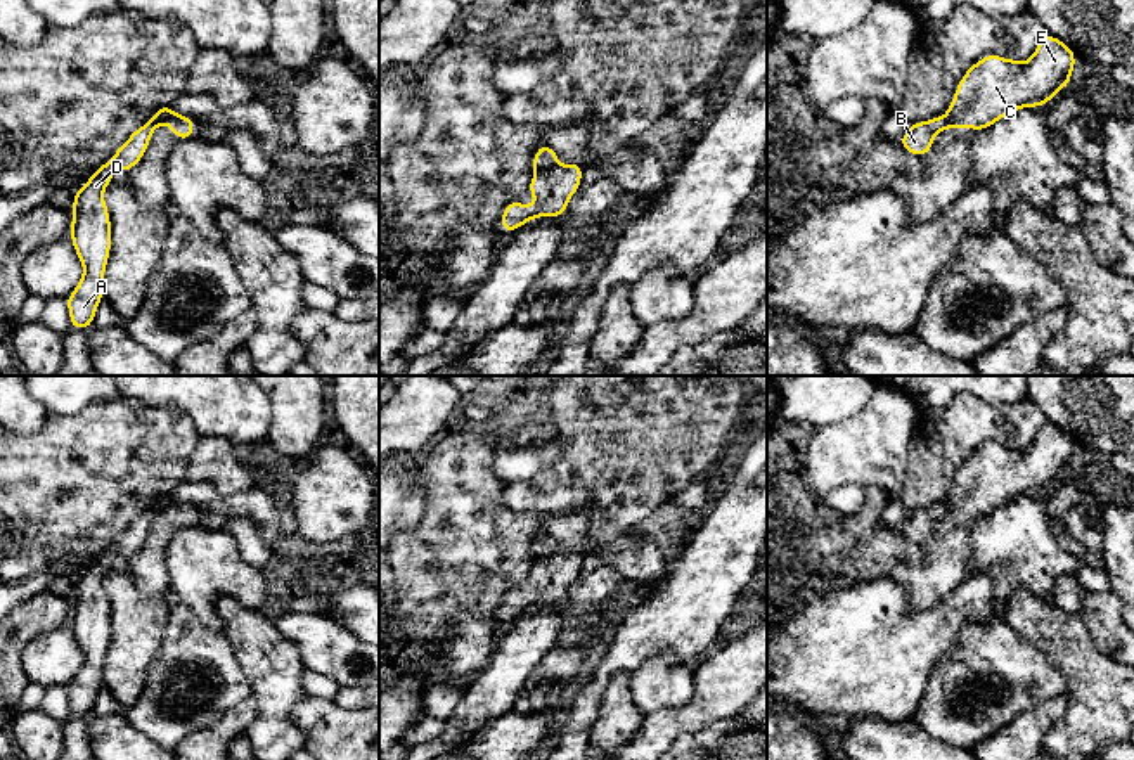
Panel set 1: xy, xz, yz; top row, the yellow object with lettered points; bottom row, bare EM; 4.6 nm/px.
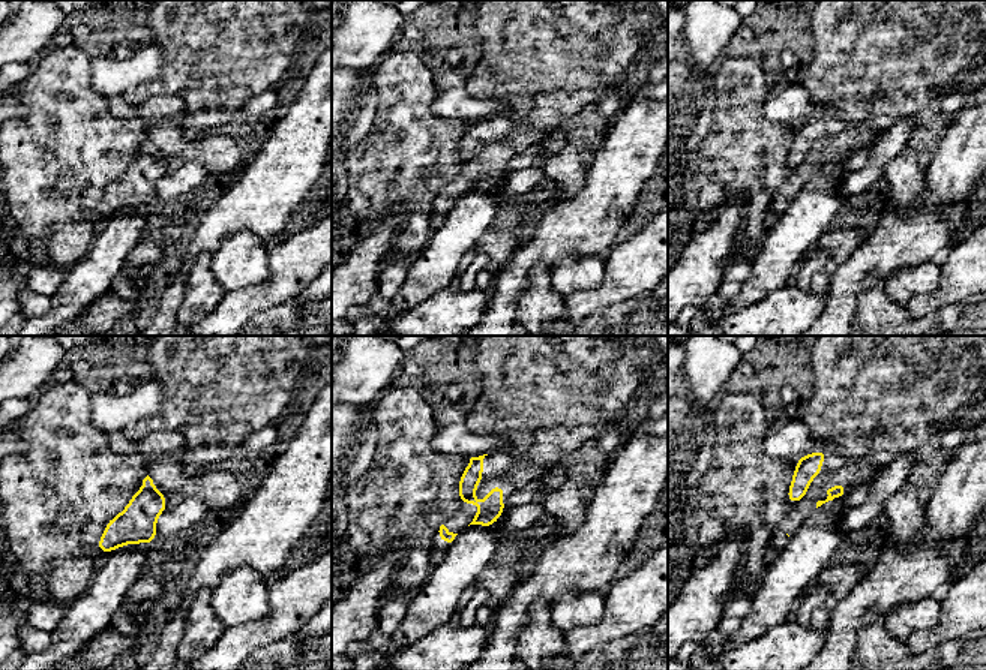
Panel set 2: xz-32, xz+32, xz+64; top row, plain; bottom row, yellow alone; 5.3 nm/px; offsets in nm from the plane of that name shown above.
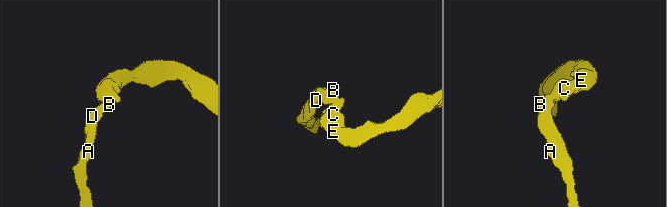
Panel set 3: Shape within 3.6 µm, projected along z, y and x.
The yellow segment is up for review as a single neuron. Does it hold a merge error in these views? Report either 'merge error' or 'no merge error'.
merge error

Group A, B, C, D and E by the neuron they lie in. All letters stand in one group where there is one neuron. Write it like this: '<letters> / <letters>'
A B D / C E

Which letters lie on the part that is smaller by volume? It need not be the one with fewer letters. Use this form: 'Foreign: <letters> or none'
Foreign: C, E

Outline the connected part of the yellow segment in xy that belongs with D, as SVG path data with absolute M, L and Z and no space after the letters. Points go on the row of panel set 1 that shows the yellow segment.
M149 119L137 128L73 197L69 237L83 263L83 277L76 289L64 298L69 308L69 329L90 329L97 306L104 298L102 282L111 251L111 220L102 192L113 184L111 175L116 170L128 173L144 158L156 126Z

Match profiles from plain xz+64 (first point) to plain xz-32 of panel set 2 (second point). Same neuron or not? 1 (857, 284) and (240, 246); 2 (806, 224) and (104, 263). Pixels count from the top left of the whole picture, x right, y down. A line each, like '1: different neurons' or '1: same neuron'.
1: different neurons
2: same neuron

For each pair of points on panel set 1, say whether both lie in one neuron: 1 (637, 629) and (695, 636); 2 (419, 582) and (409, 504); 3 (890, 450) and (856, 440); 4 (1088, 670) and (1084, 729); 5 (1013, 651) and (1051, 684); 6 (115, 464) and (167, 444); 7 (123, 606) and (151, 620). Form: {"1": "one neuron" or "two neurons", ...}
{"1": "one neuron", "2": "two neurons", "3": "one neuron", "4": "one neuron", "5": "one neuron", "6": "one neuron", "7": "one neuron"}

